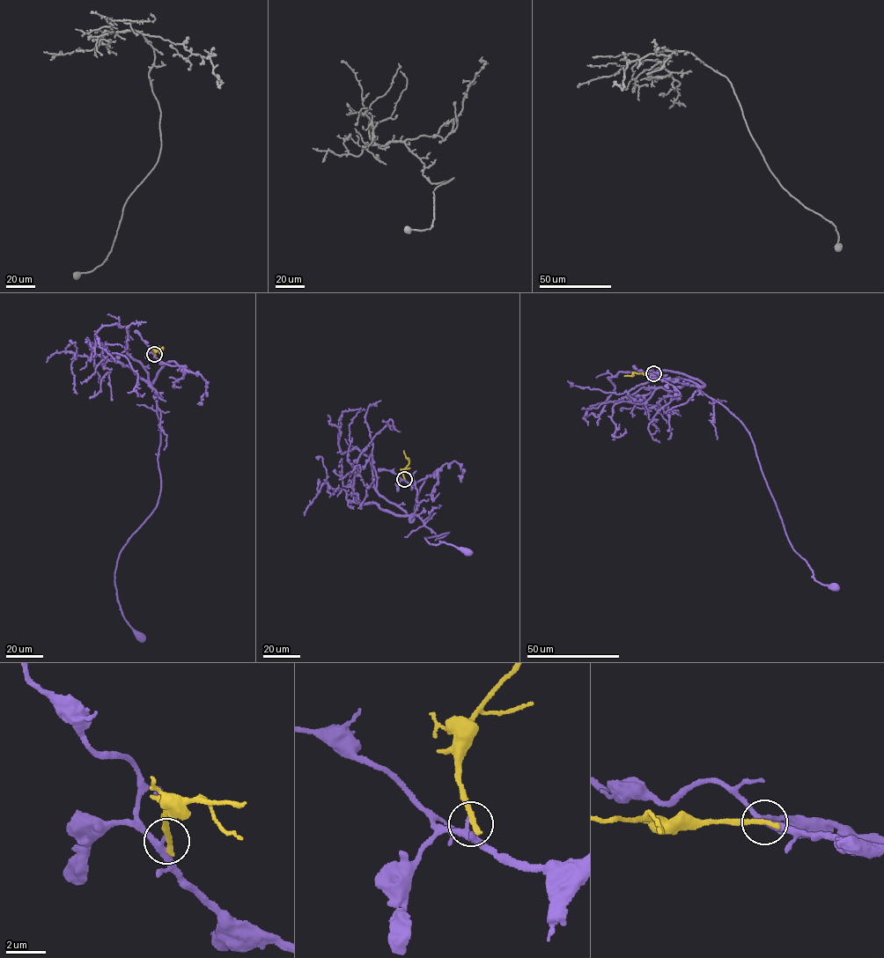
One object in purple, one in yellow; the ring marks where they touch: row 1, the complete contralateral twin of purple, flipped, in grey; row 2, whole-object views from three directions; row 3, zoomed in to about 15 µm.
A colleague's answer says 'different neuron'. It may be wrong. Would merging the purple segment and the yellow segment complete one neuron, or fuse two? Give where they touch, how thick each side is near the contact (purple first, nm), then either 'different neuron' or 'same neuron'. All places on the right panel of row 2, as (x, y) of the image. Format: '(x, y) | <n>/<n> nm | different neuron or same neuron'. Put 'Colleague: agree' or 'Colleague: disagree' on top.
Colleague: agree
(653, 373) | 280/340 nm | different neuron

